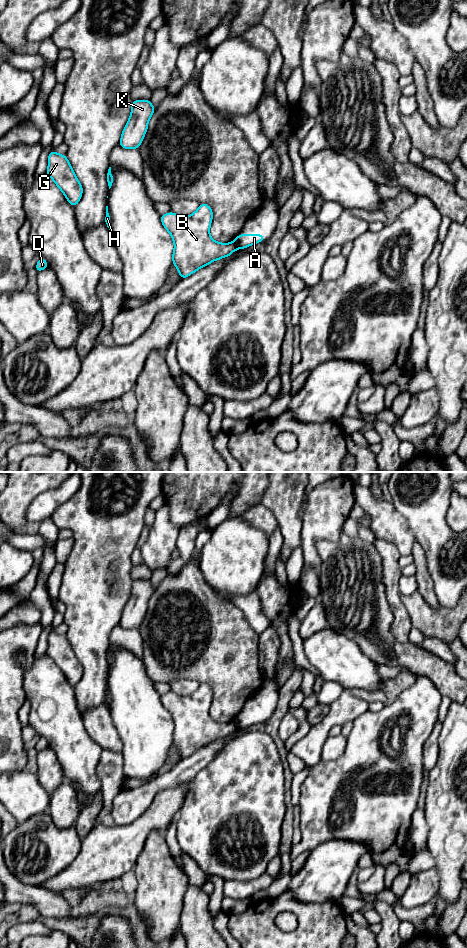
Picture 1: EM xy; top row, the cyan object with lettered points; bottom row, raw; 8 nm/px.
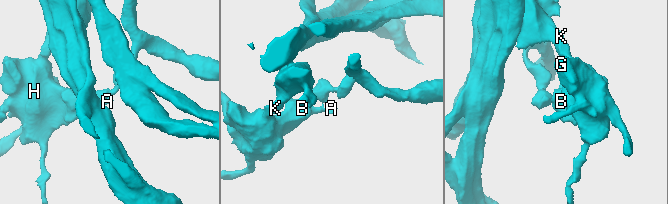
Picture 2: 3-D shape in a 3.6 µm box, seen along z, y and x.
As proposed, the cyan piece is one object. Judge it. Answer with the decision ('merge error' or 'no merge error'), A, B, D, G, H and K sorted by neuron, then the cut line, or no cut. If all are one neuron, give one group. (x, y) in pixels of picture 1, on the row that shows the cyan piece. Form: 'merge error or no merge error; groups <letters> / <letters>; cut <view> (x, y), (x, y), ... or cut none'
merge error; groups A / B D G H K; cut xy (232, 242), (237, 248)

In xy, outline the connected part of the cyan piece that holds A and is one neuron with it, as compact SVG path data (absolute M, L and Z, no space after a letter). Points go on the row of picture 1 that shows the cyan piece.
M239 234L233 240L233 243L236 245L237 249L244 249L264 240L265 236L263 234Z

